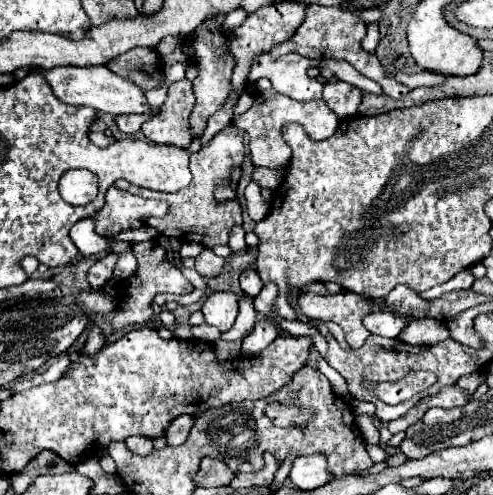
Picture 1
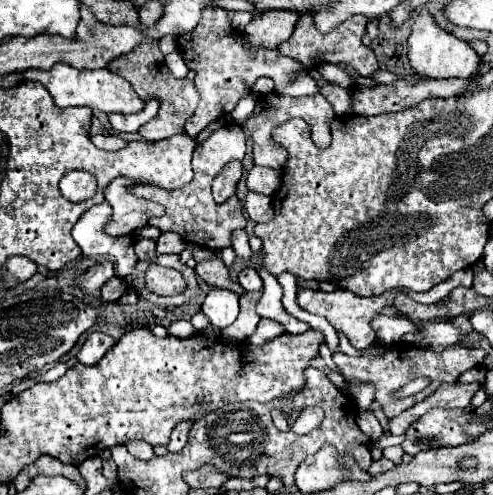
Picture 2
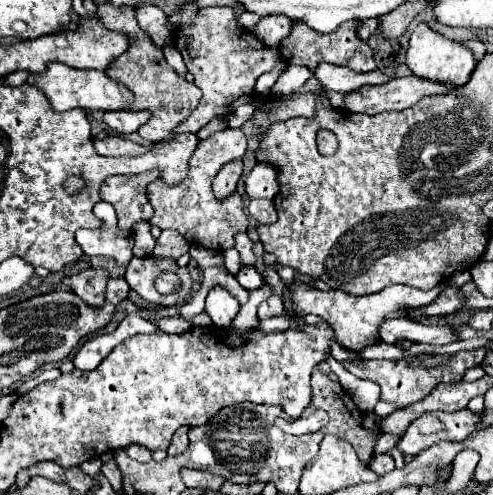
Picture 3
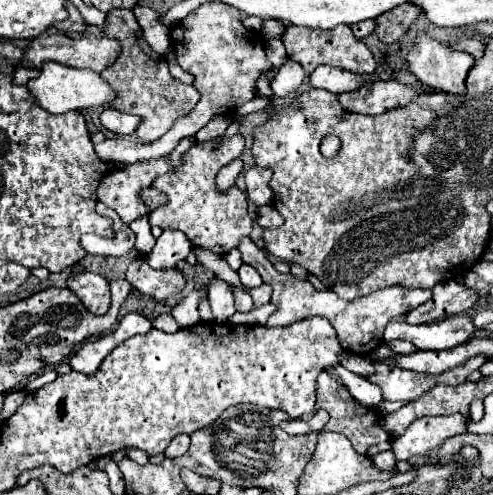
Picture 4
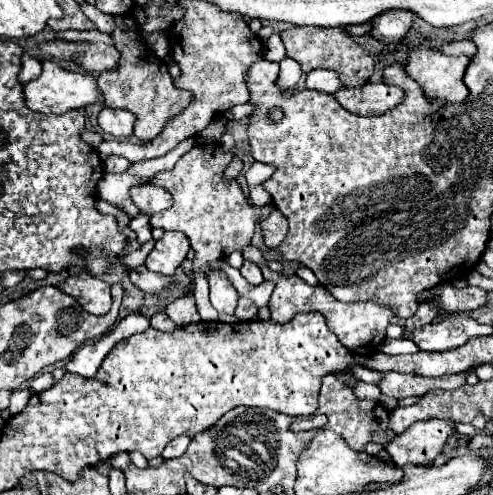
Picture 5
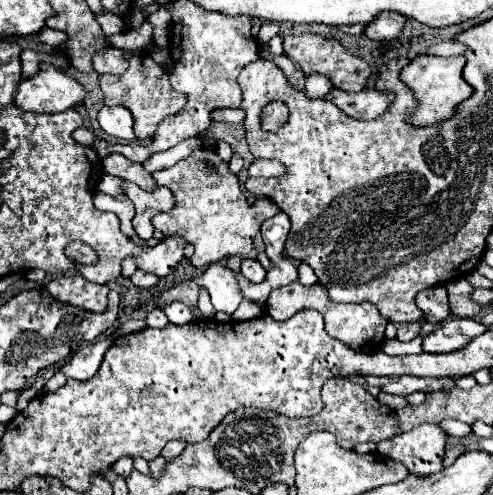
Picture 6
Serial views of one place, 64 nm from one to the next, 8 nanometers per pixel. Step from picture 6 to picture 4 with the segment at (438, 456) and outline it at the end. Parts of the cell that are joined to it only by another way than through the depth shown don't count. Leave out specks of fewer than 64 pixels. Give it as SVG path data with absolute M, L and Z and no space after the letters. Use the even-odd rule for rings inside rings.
M424 416L412 422L406 432L392 442L396 460L408 460L412 456L424 456L428 450L438 446L450 436L464 434L470 418L468 416Z

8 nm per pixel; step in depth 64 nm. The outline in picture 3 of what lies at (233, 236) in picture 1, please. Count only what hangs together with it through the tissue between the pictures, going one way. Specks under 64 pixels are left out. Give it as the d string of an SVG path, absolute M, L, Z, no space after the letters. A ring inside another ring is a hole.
M236 234L236 246L234 246L236 250L238 250L238 254L240 254L240 260L244 262L244 264L254 264L254 252L252 252L252 240L248 238L248 234Z

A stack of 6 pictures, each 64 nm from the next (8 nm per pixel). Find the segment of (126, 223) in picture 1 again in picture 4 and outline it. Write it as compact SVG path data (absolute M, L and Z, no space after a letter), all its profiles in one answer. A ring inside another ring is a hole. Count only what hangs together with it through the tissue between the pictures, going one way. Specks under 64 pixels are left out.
M164 158L130 164L122 170L108 172L98 186L98 200L112 206L124 224L150 214L150 208L142 202L140 192L152 184L160 174L168 172L168 162Z

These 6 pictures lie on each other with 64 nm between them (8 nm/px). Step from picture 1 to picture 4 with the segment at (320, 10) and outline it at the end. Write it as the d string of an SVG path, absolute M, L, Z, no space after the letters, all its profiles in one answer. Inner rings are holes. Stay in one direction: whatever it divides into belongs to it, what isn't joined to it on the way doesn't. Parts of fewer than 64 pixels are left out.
M340 24L332 30L312 30L304 26L288 26L282 36L282 42L286 46L288 58L298 62L308 74L320 64L330 64L330 66L344 68L344 70L358 72L358 74L370 74L376 68L370 48L352 34L352 28L348 24Z

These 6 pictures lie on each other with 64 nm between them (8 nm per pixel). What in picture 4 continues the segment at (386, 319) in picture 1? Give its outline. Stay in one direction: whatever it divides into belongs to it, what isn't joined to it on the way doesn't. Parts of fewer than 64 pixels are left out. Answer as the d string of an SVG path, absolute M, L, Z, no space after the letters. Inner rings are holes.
M452 316L432 324L408 324L404 320L388 322L384 330L384 340L408 340L420 350L450 350L458 344L464 344L474 332L474 324L466 316Z

